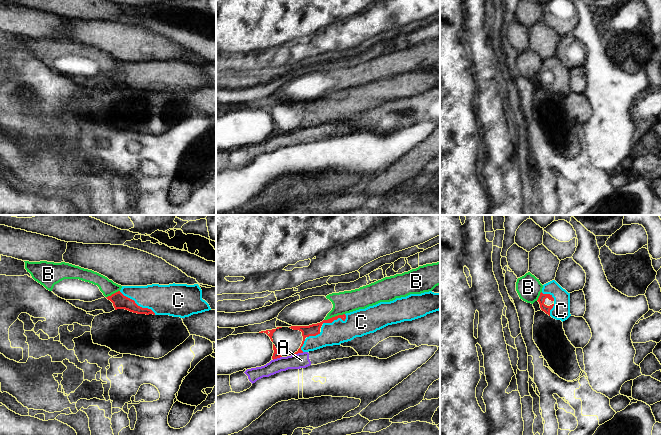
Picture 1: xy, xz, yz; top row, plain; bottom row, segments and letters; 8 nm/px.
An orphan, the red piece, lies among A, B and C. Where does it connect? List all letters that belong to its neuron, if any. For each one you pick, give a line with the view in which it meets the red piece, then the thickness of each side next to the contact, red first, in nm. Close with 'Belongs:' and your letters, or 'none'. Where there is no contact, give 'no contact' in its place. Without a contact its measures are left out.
C: xy | 120/240 nm
Belongs: C

